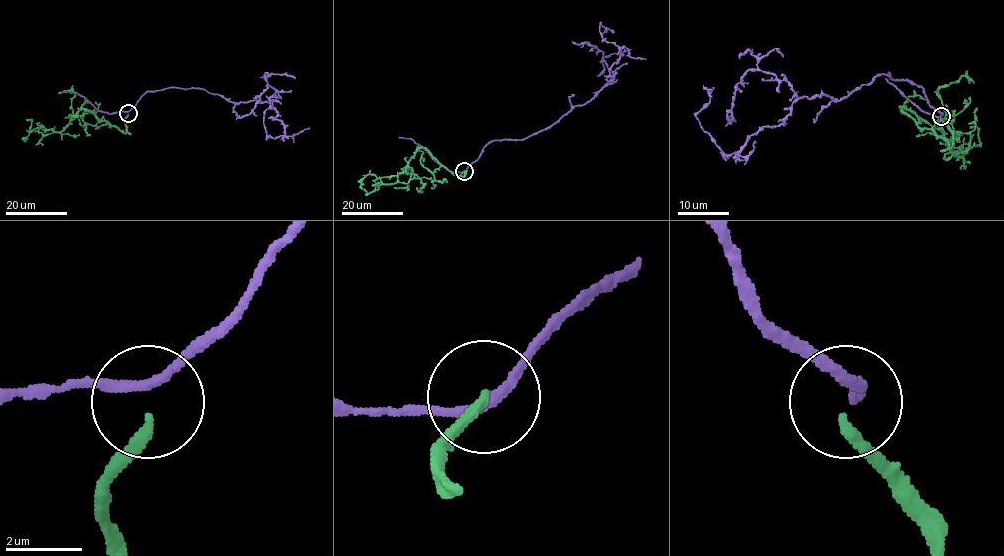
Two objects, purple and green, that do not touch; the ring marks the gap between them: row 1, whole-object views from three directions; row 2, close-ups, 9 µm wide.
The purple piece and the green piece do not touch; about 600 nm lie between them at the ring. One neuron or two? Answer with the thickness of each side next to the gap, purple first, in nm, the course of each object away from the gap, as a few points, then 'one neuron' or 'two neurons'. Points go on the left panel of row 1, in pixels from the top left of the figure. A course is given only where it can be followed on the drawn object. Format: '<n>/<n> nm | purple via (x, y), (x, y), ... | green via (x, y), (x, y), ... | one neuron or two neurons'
260/260 nm | purple via (128, 112), (148, 91), (201, 88), (235, 103), (268, 101), (283, 124), (275, 138), (263, 112), (278, 97) | green via (128, 114), (122, 133), (88, 110), (80, 110), (61, 134), (44, 134), (31, 129), (31, 120), (25, 120) | two neurons

